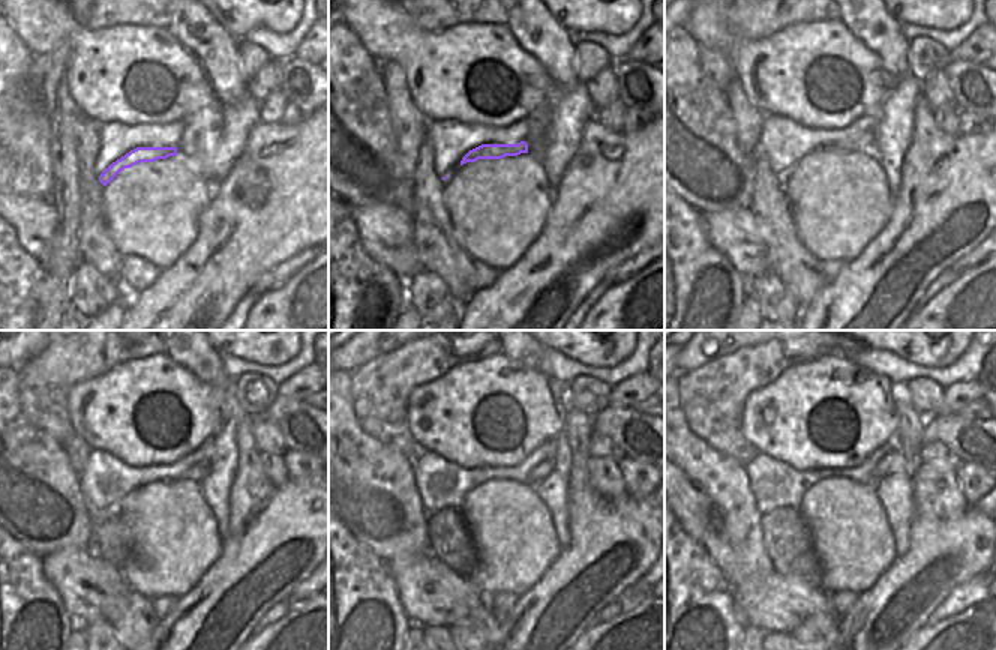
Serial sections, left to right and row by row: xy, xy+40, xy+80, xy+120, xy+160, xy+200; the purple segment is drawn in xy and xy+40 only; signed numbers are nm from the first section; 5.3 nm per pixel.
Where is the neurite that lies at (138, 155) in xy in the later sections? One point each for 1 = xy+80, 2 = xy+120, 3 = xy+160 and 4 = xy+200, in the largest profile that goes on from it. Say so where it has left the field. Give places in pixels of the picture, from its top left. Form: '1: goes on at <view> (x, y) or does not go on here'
1: goes on at xy+80 (864, 144)
2: goes on at xy+120 (197, 475)
3: goes on at xy+160 (540, 472)
4: goes on at xy+200 (893, 461)

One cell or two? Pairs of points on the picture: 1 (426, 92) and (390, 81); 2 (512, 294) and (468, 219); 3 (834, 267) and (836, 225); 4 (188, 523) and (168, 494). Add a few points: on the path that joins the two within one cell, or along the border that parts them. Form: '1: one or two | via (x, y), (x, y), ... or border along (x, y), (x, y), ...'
1: two | border along (384, 62), (401, 65), (410, 99), (426, 117)
2: two | border along (527, 249), (500, 272)
3: two | border along (821, 261), (843, 263)
4: one | via (180, 515), (168, 502)

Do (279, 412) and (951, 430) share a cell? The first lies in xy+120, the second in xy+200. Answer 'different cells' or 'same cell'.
same cell

